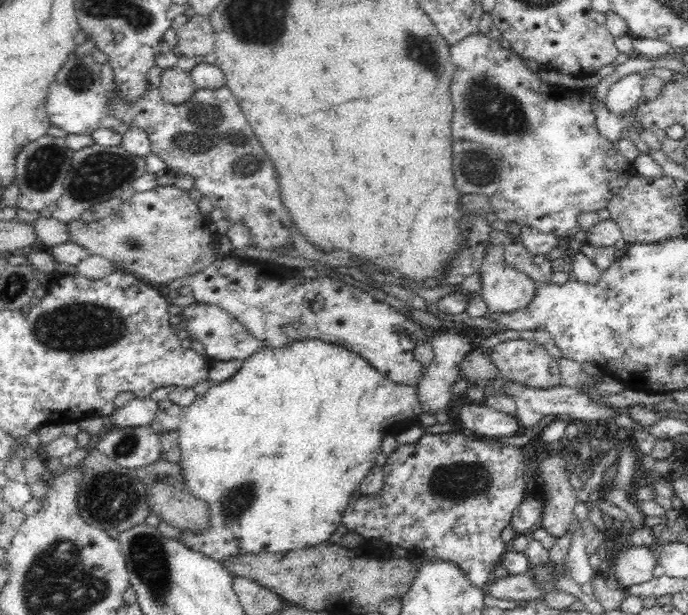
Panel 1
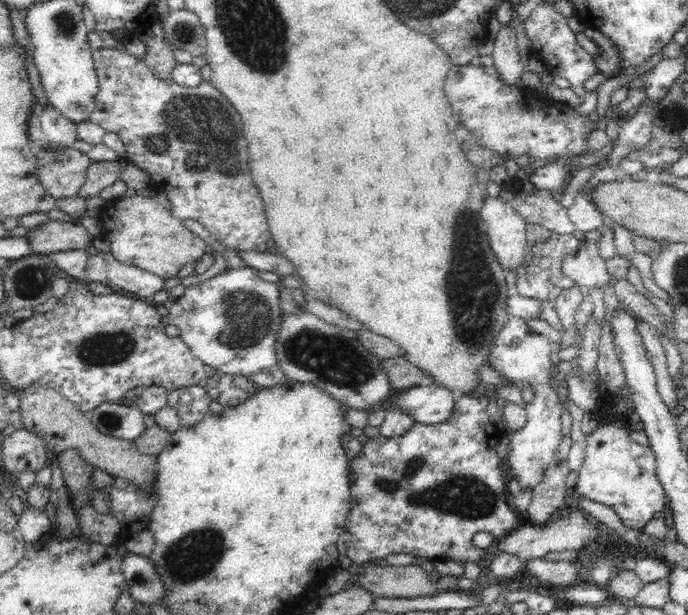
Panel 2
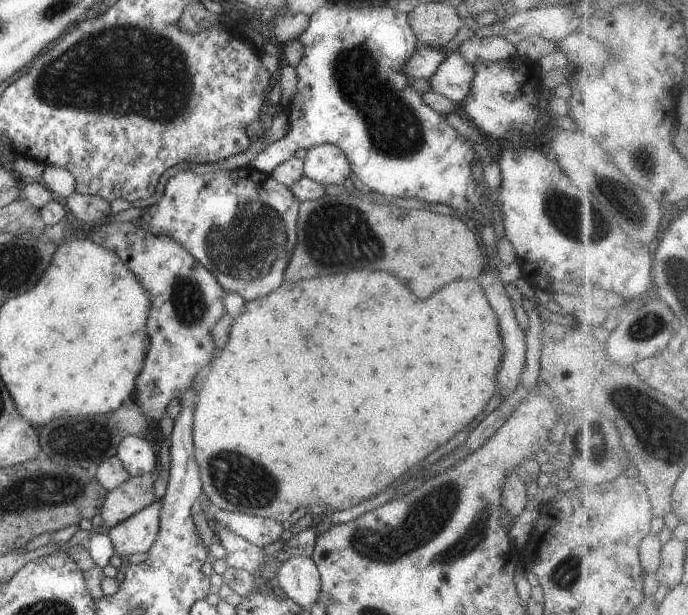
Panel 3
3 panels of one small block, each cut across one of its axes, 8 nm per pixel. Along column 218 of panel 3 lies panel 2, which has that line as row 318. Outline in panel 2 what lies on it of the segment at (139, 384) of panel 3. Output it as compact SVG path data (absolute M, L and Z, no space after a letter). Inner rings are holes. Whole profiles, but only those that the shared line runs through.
M306 310L300 315L285 314L276 342L278 366L288 380L318 385L348 408L367 412L379 408L395 390L381 359L360 344L356 332L327 324Z

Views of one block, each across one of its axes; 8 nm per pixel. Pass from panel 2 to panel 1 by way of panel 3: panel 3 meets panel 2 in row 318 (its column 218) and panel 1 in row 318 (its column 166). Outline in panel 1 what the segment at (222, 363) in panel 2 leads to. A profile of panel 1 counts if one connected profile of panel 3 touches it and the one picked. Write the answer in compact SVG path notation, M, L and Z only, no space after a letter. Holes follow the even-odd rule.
M194 302L184 308L184 328L191 340L200 340L204 344L206 357L213 361L237 360L244 361L262 347L258 338L236 319L227 314L218 305Z

